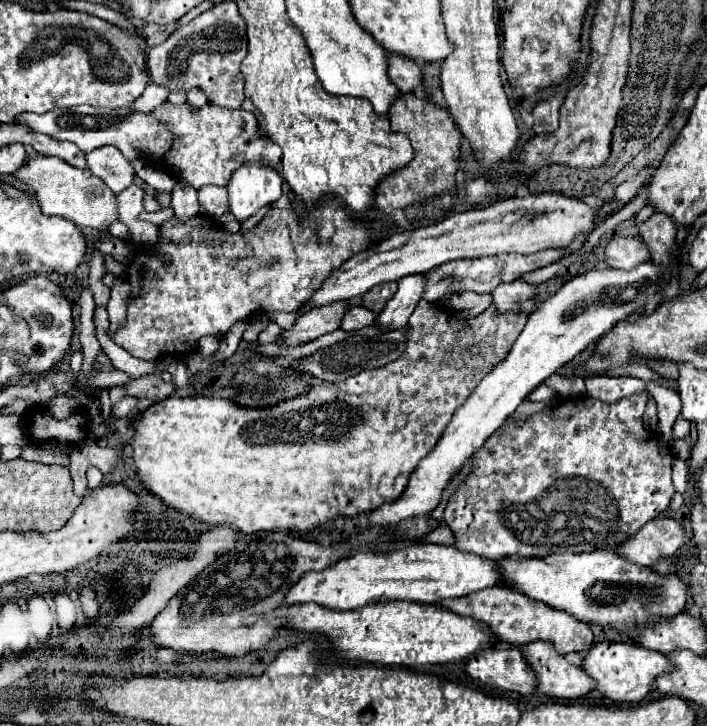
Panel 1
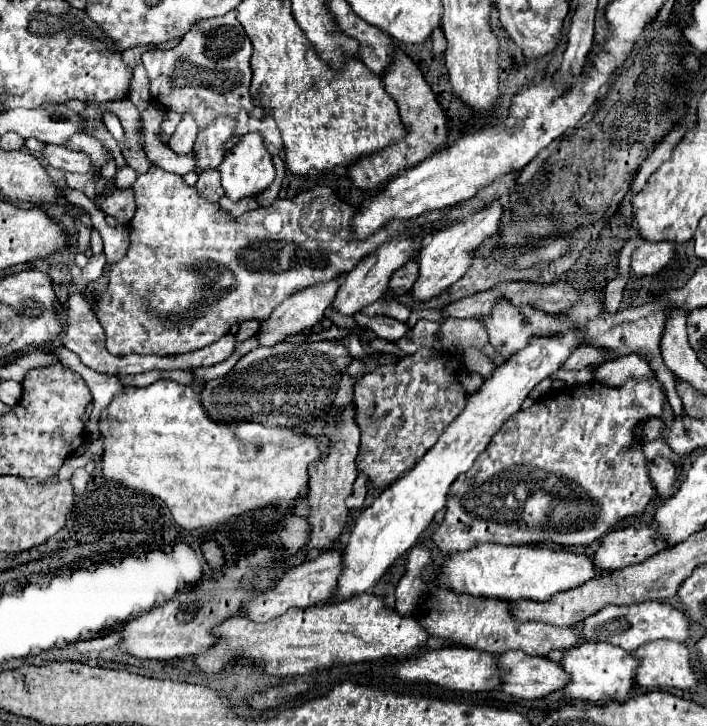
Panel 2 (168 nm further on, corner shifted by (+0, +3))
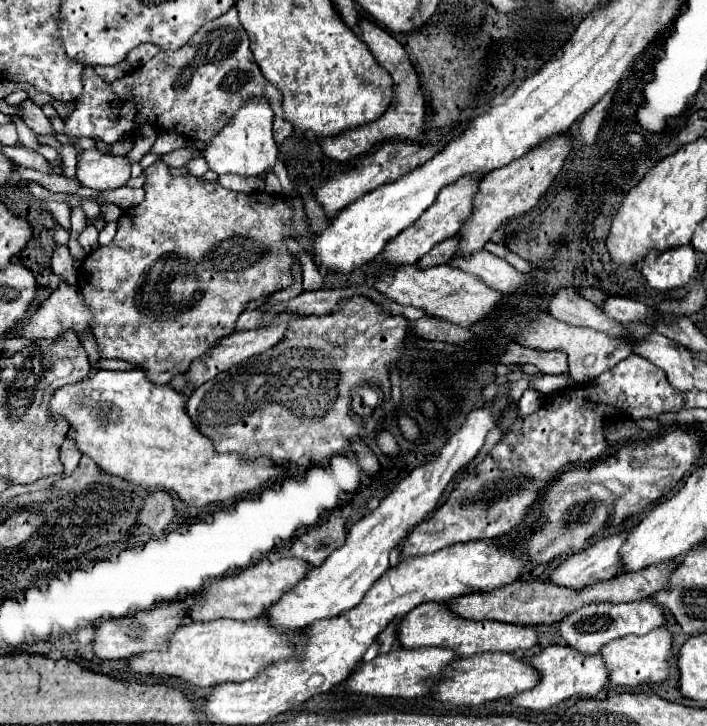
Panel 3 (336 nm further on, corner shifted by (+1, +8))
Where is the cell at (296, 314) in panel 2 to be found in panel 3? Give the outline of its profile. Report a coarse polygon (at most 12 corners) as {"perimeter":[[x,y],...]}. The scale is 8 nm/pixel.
{"perimeter":[[290,318],[234,332],[186,370],[196,390],[282,340]]}

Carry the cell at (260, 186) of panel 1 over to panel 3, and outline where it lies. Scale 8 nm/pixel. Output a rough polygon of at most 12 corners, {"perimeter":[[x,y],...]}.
{"perimeter":[[254,96],[206,144],[216,174],[274,168],[274,112]]}

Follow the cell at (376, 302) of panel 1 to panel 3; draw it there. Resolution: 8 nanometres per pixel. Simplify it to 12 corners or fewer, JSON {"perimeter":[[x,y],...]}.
{"perimeter":[[460,236],[436,244],[420,268],[448,264],[458,250]]}

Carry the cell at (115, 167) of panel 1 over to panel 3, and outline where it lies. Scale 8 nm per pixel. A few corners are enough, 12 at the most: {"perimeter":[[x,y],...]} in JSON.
{"perimeter":[[32,100],[18,104],[20,118],[36,134],[54,134],[50,120]]}

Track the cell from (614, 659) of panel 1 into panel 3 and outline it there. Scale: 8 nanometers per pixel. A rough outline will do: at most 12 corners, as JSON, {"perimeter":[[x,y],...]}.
{"perimeter":[[548,646],[532,656],[540,674],[514,706],[548,710],[592,698],[608,682],[600,654]]}

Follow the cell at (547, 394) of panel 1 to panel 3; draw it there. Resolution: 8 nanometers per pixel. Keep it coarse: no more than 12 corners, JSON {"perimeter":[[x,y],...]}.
{"perimeter":[[528,389],[518,401],[518,411],[528,415],[545,402],[539,392]]}

